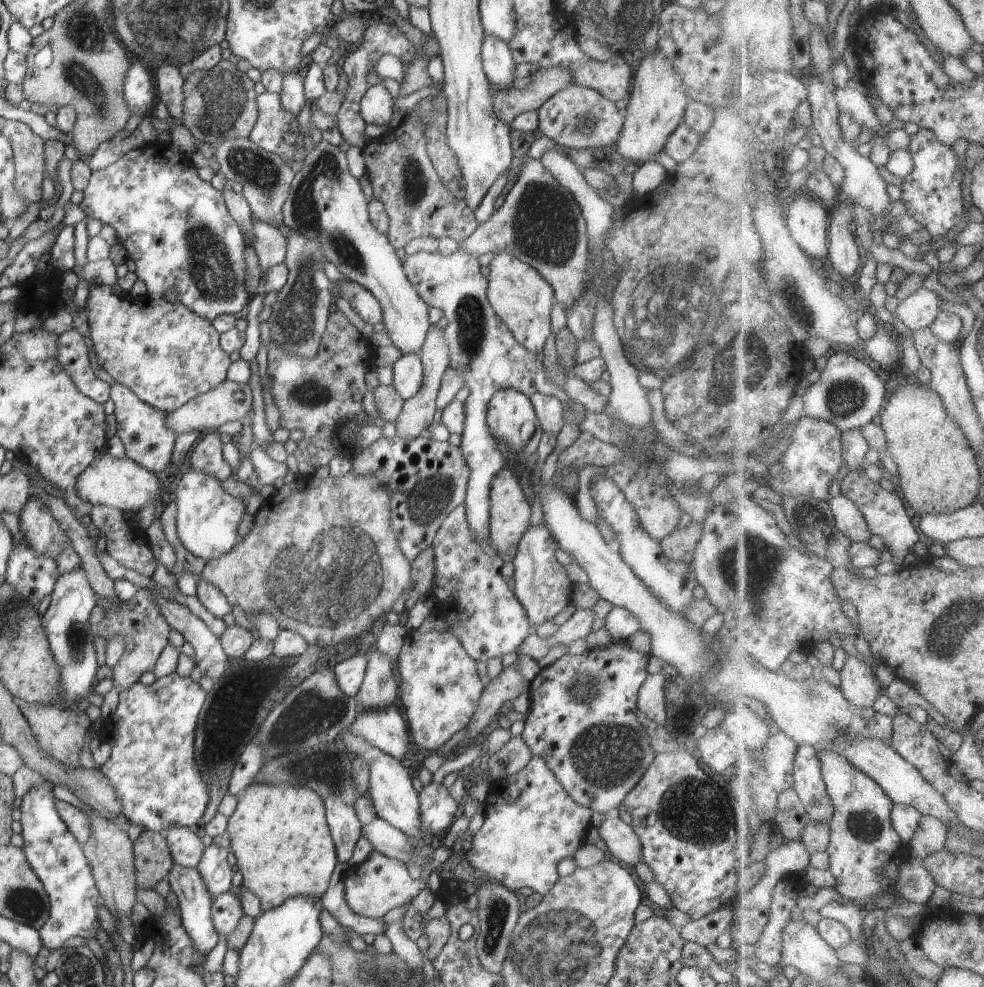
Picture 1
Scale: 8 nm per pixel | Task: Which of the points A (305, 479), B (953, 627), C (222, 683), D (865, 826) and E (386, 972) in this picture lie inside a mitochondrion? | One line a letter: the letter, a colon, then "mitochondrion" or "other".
A: other
B: mitochondrion
C: other
D: mitochondrion
E: mitochondrion

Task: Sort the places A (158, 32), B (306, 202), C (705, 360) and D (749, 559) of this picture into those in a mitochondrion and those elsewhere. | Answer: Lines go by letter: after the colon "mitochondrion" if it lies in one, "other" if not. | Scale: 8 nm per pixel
A: mitochondrion
B: mitochondrion
C: mitochondrion
D: mitochondrion

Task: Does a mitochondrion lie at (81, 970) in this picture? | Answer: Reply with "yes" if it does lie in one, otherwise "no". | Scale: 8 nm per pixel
yes

